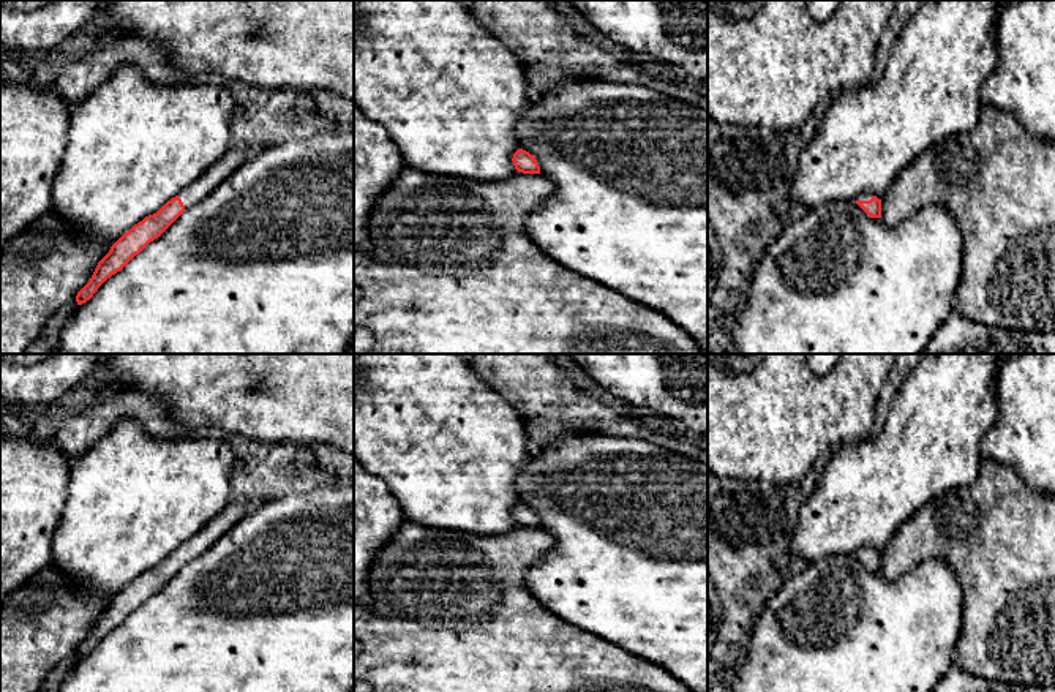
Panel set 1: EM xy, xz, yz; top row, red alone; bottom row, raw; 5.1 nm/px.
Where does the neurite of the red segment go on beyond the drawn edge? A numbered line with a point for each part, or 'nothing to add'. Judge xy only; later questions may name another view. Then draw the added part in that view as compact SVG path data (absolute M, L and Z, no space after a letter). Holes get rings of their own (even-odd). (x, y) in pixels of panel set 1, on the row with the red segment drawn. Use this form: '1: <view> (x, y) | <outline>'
1: xy (239, 152) | M234 142L234 145L199 179L182 190L177 196L182 199L185 209L193 207L210 194L223 180L226 180L238 166L242 166L250 156L253 149L261 149L248 142Z

